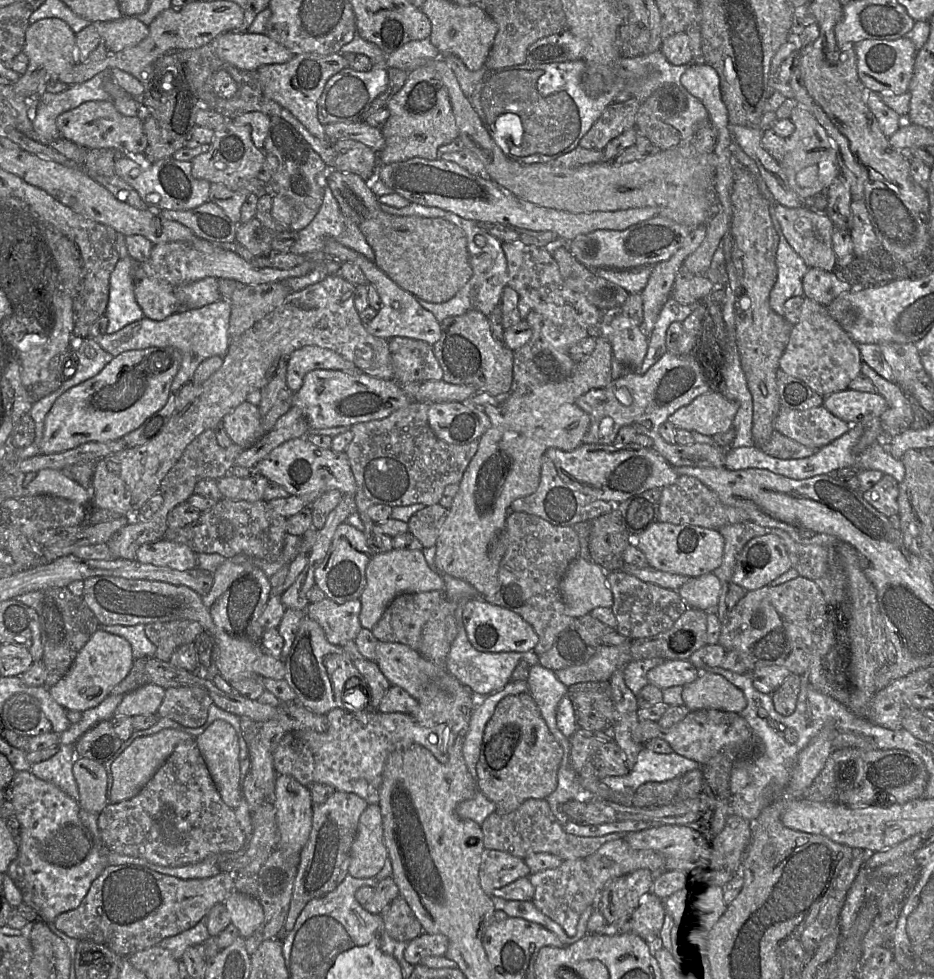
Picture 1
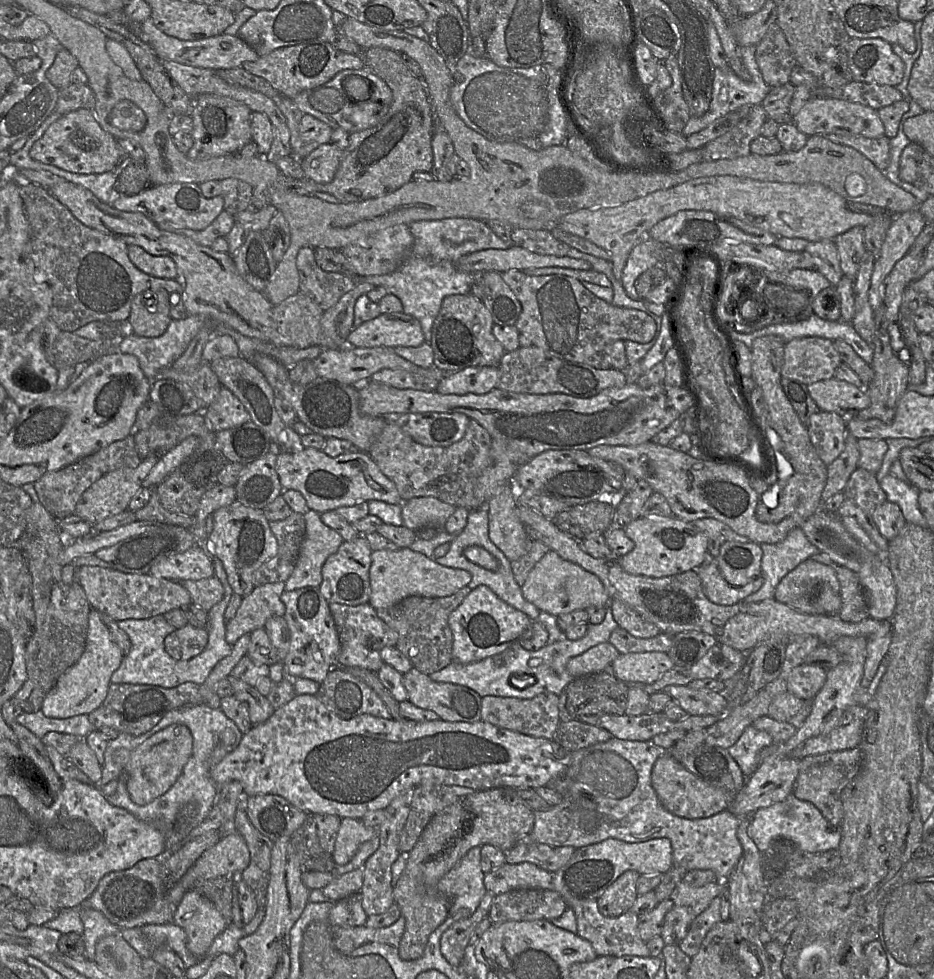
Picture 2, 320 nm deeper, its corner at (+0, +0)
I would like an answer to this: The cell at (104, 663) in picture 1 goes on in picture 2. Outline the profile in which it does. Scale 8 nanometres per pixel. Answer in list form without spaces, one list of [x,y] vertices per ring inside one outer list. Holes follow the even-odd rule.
[[[92,609],[89,613],[86,645],[80,659],[67,669],[48,692],[42,703],[41,711],[50,718],[65,719],[76,715],[88,715],[97,709],[107,696],[110,679],[123,660],[120,647],[112,639],[101,613]]]

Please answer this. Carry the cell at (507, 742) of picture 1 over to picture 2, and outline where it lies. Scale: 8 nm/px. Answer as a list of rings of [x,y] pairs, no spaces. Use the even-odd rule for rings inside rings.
[[[494,788],[475,791],[460,797],[456,802],[435,814],[429,821],[415,846],[409,852],[403,873],[394,886],[394,903],[398,905],[405,918],[405,930],[399,943],[399,956],[411,961],[420,958],[428,938],[441,925],[449,914],[450,902],[436,888],[439,880],[451,871],[473,847],[490,844],[506,852],[516,844],[528,839],[534,825],[534,811],[517,795],[517,789]]]

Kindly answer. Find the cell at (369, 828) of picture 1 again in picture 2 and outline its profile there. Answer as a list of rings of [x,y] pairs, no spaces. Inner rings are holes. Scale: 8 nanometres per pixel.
[[[341,818],[333,860],[337,866],[347,864],[359,846],[377,835],[377,828],[366,826],[360,819]]]

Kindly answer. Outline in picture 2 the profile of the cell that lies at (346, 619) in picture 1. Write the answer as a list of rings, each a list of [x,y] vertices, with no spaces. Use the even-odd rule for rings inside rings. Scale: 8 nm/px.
[[[368,602],[356,606],[330,603],[329,610],[340,642],[337,664],[341,667],[360,667],[377,673],[384,664],[380,656],[381,649],[385,646],[396,646],[398,633],[378,617],[376,610]]]

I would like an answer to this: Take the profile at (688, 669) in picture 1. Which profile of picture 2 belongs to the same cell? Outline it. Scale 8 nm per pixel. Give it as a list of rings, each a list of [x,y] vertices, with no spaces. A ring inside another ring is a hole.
[[[651,651],[619,654],[607,670],[628,685],[651,685],[673,666],[667,653]]]

